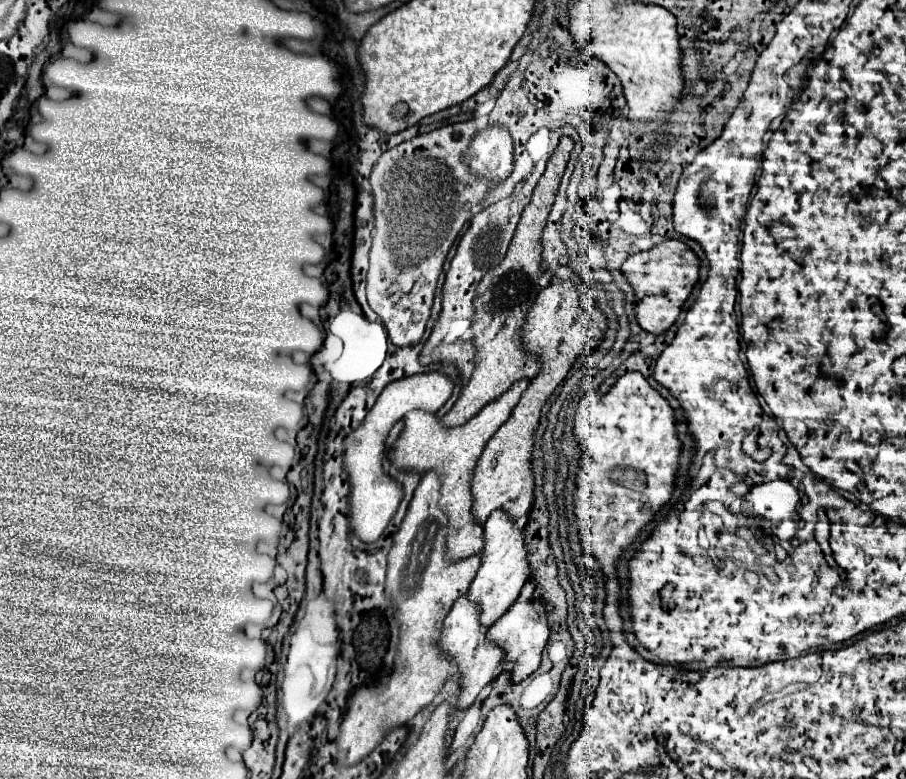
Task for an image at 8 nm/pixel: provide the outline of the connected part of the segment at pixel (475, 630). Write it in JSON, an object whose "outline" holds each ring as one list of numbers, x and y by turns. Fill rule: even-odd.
{"outline":[[462,595,454,607,450,609,450,613,444,619,444,627,442,627,442,639,438,643,438,647,450,655,450,659,456,661,456,671,462,675,462,693,458,699,458,707,470,707,474,703,474,699,478,697,478,693,490,683,494,681,494,671,496,667,504,661,504,651,502,647,498,647,496,643,490,643,486,639,486,627,482,627,482,623,478,623,478,603,470,603,470,599,466,599,466,595]]}

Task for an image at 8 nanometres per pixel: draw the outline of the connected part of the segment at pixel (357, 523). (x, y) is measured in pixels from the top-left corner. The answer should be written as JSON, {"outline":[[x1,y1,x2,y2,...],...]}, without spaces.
{"outline":[[428,371,428,373,416,373,398,381,392,381,386,385,386,389,380,393,378,401,370,409,370,413,364,419,364,425,360,425,354,433,346,437,346,453,344,453,344,469,350,475,350,521,354,533,366,541,376,541,386,525,390,523,394,511,398,509,404,489,402,485,390,477,382,469,382,461,386,457,386,437,390,429,412,409,440,409,452,395,454,381,444,375,442,371]]}

